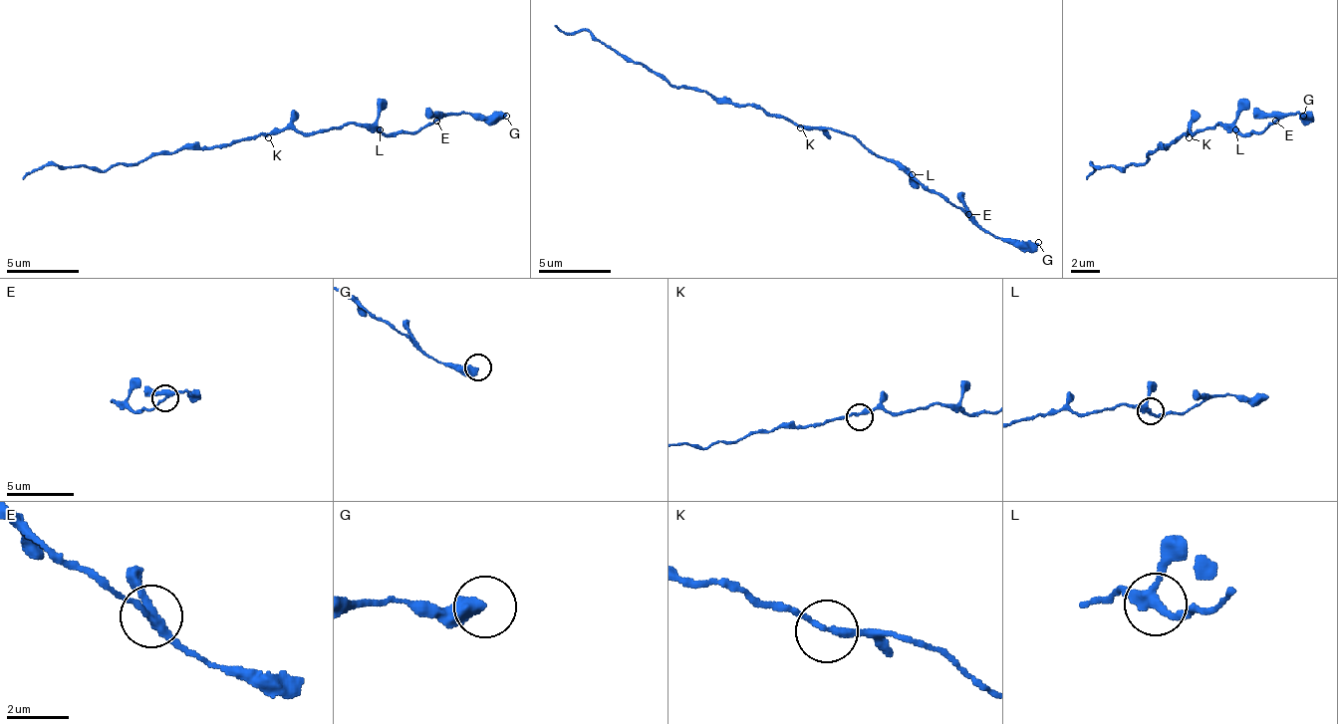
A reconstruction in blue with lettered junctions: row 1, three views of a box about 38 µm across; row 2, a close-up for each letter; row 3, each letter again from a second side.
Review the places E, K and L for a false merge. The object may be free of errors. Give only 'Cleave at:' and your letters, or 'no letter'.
Cleave at: no letter

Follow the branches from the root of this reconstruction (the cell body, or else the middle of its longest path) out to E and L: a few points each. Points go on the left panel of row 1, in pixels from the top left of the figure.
E: (268, 133), (275, 129), (322, 133), (348, 122), (373, 122), (384, 133), (415, 133), (437, 120)
L: (268, 133), (275, 129), (322, 133), (348, 122), (373, 122), (380, 129)

